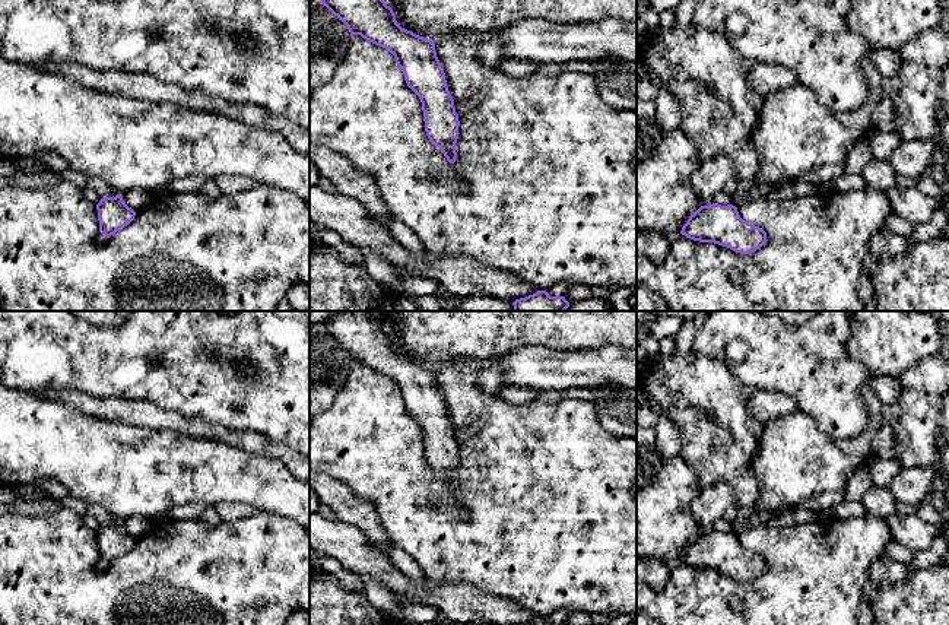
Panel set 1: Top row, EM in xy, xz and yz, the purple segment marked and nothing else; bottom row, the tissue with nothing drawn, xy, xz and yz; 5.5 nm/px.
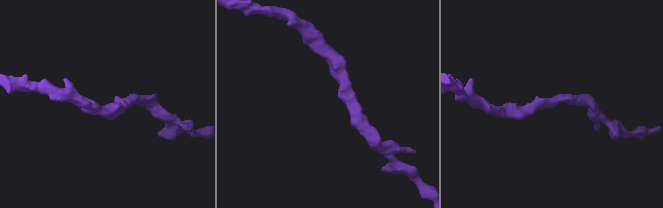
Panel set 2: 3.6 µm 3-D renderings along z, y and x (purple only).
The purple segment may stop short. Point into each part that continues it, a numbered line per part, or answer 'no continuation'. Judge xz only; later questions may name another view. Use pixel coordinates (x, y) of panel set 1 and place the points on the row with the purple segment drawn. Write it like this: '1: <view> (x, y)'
no continuation

